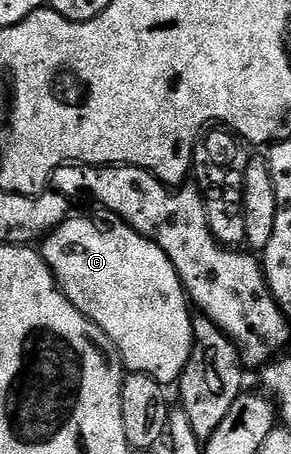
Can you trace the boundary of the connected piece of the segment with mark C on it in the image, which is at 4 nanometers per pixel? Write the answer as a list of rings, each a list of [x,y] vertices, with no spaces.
[[[70,215],[44,238],[43,244],[40,246],[39,252],[49,265],[49,270],[53,273],[54,279],[57,281],[58,287],[67,295],[67,299],[71,299],[71,303],[79,311],[83,311],[83,315],[87,315],[87,319],[91,319],[96,325],[105,332],[111,339],[111,343],[116,347],[118,355],[121,357],[121,364],[129,373],[146,373],[148,377],[154,377],[156,381],[163,386],[172,386],[171,383],[180,382],[181,372],[187,367],[189,356],[193,350],[193,318],[194,314],[189,313],[191,310],[191,302],[181,285],[181,276],[175,271],[175,267],[171,263],[171,259],[167,259],[167,255],[161,248],[151,239],[147,239],[143,235],[139,235],[133,228],[126,225],[120,219],[108,219],[109,221],[92,221],[89,217],[76,217]]]

